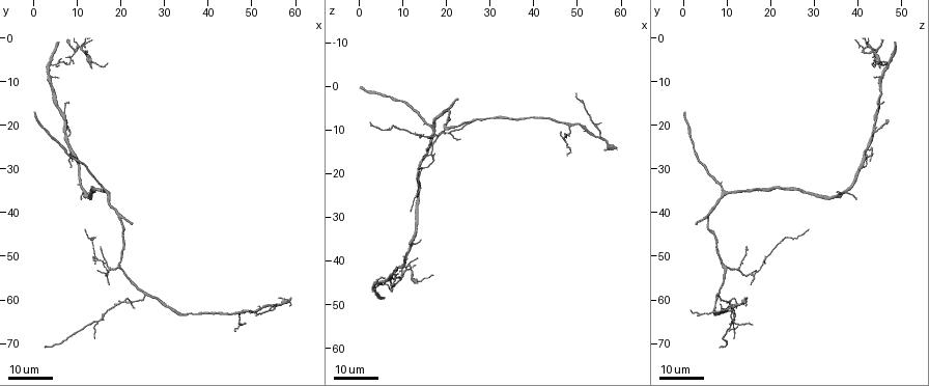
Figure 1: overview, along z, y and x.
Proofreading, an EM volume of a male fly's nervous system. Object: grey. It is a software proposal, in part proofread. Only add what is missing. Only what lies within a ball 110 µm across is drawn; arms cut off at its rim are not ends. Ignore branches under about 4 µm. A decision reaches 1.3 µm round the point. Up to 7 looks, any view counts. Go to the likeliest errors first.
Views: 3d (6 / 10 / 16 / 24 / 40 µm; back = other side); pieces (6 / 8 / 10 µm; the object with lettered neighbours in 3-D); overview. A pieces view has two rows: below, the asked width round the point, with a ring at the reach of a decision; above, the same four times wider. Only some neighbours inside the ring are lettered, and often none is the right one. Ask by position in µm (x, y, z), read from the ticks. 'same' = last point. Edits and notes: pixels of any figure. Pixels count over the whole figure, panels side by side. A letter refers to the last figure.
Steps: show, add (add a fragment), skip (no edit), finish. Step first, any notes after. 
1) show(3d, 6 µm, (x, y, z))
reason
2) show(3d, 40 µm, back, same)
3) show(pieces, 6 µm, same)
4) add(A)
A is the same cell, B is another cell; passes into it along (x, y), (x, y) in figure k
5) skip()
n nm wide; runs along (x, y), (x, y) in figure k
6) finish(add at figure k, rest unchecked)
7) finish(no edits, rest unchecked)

show(3d, 16 µm, (22.5, 42.5, 3.0))
free end

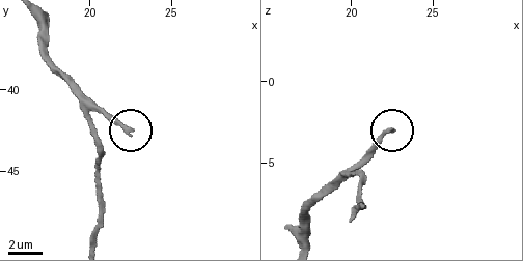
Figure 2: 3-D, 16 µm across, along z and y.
show(pieces, 8 µm, same)

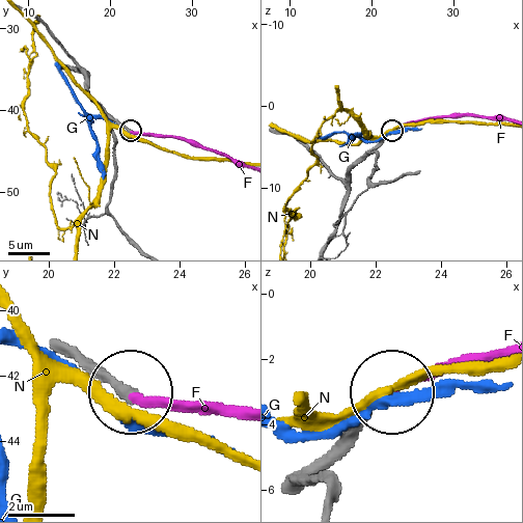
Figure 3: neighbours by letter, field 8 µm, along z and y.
add(F)
220 nm wide; F is the same cell, G and N are other cells; passes into it along (69, 346), (135, 398), (244, 410) in figure 3; it goes on there

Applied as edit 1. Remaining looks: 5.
show(overview)

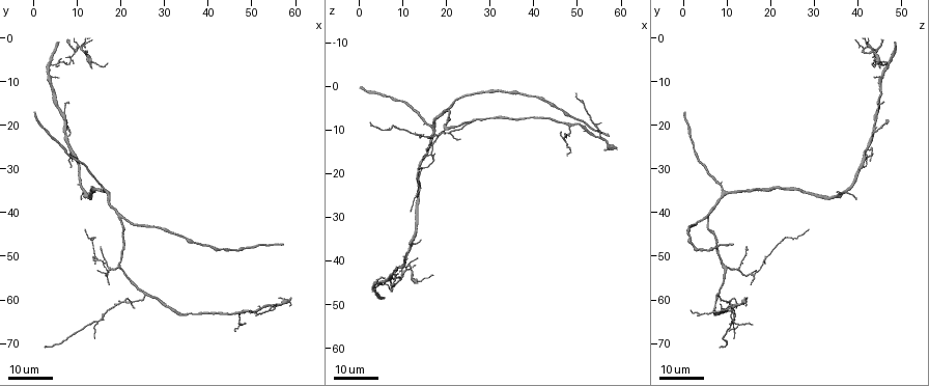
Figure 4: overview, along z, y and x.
show(3d, 16 µm, (2.5, 71.0, 8.5))
end of a long branch

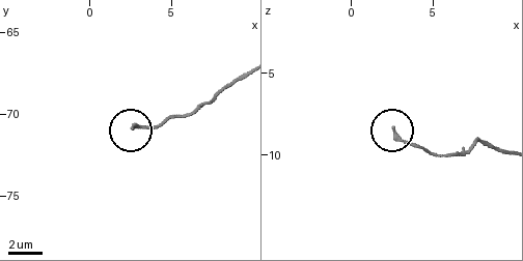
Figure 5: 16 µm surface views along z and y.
show(pieces, 8 µm, (2.6, 70.8, 8.5))

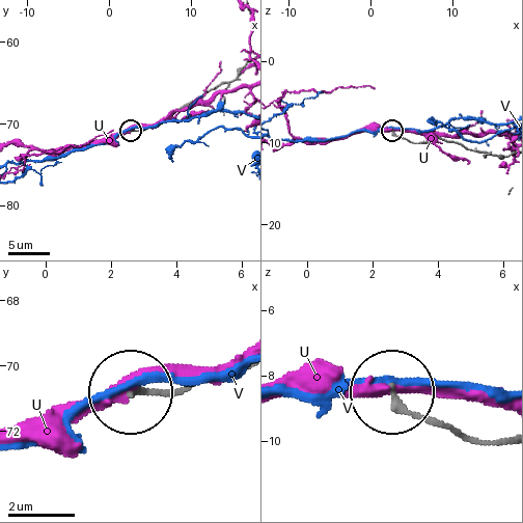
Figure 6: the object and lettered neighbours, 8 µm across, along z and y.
skip()
U and V are other cells; none of them fits

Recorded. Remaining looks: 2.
show(3d, 16 µm, (13.0, 7.0, 45.0))
tapers out

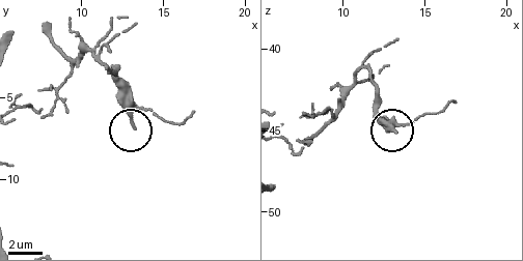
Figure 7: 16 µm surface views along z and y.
show(pieces, 6 µm, (13.1, 6.9, 45.2))

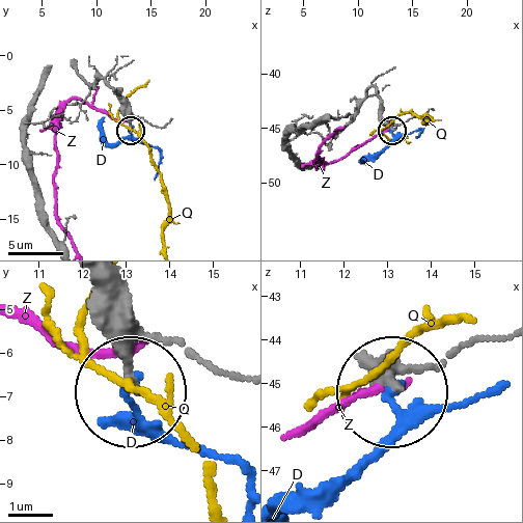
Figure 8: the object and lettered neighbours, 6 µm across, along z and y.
skip()
140 nm wide; D, Q and Z are other cells; none of them fits

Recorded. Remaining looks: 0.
finish(add at figure 3, rest unchecked)

